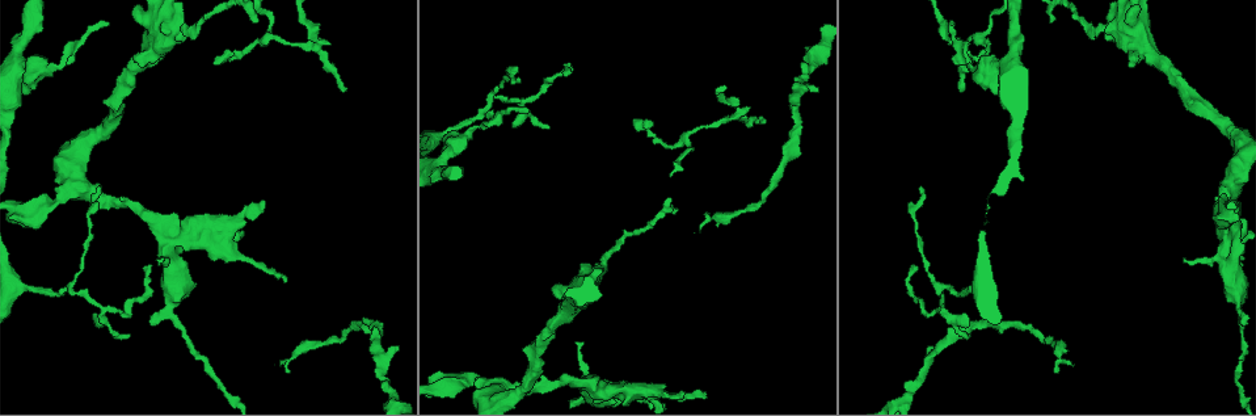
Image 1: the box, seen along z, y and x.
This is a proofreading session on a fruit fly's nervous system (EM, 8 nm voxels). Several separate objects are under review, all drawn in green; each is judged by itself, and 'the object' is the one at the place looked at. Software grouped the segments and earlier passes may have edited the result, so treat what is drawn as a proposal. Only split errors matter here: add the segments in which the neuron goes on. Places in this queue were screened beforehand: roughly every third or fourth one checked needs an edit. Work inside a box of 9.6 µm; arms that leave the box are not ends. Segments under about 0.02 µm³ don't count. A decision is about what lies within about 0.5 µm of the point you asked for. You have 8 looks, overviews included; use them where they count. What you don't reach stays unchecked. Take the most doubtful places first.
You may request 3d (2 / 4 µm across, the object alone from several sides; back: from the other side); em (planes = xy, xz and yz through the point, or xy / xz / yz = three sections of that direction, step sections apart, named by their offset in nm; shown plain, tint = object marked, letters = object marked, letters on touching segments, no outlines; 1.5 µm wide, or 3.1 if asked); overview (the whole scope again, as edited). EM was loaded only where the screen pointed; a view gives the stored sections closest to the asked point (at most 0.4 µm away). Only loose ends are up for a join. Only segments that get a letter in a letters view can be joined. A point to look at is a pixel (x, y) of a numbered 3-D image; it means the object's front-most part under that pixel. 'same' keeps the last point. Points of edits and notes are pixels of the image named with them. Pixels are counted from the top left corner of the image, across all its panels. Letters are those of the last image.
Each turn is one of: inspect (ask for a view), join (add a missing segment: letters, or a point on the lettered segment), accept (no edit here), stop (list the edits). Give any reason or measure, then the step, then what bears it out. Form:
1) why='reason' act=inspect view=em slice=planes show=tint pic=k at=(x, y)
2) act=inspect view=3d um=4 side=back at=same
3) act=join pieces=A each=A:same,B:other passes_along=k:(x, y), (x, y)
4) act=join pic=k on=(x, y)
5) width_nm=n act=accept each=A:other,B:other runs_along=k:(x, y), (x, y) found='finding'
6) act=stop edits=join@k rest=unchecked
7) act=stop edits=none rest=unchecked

why='an open end' act=inspect view=em slice=planes show=letters pic=1 at=(528, 109)

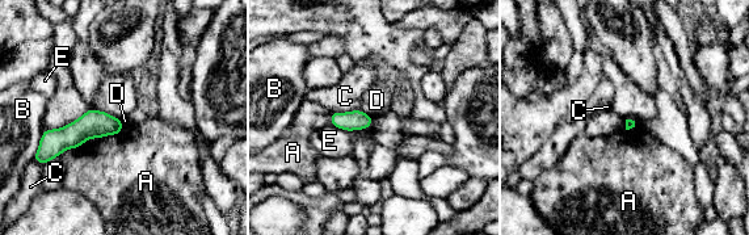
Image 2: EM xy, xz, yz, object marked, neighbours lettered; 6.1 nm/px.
act=accept each=A:other,B:other,C:other,D:other,E:other border=2:(361, 109), (369, 116) found='none of them fits'

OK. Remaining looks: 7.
act=inspect view=3d um=4 pic=1 at=(1051, 23)

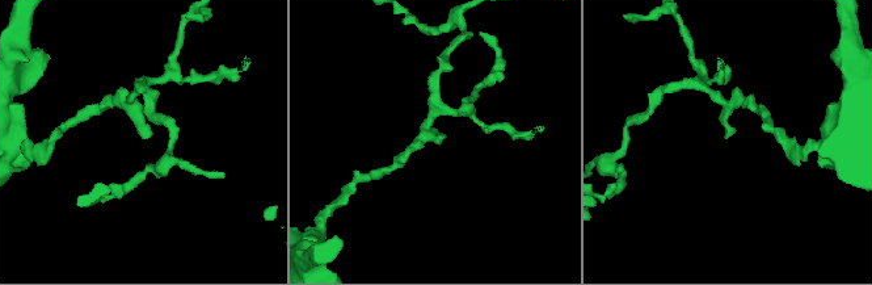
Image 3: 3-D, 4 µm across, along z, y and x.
act=inspect view=em slice=planes show=tint pic=3 at=(435, 133)

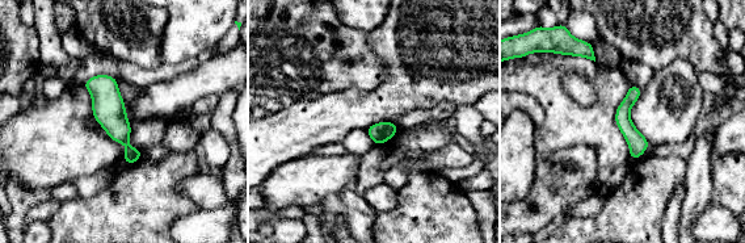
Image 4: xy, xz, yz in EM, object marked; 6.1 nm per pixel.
why='see the neighbours' act=inspect view=em slice=planes show=letters at=same

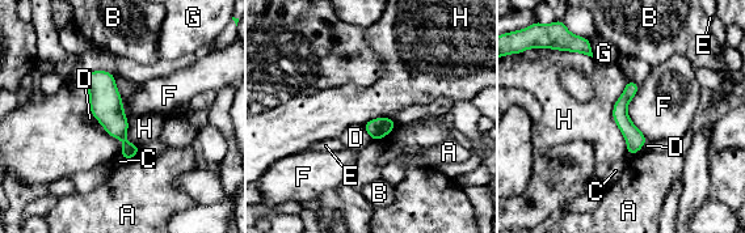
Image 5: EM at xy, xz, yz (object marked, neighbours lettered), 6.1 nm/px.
act=accept each=A:other,B:other,C:other,D:other,E:other,F:other,G:other,H:other border=5:(638, 84), (627, 115), (647, 138) found='none of them fits'

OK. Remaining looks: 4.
why='tapers out' act=inspect view=em slice=yz step=8 show=letters pic=1 at=(633, 119)

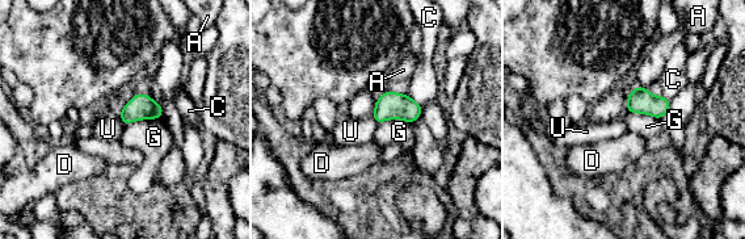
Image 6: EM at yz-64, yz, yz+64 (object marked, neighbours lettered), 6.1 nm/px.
width_nm=160 longest_contact=G:240nm act=accept each=A:other,C:other,D:other,G:other,U:other found='no lettered segment goes on from it'

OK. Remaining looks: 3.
act=stop edits=none rest=unchecked

